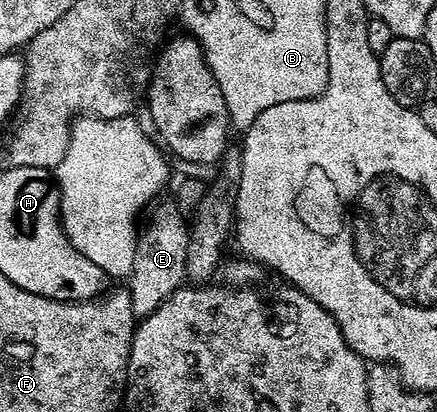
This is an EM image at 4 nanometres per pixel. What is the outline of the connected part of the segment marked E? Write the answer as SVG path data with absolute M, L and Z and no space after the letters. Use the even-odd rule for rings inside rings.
M161 199L147 213L148 225L145 228L143 225L139 233L132 274L126 280L126 291L130 294L132 312L137 318L152 316L164 302L186 284L189 225L186 223L185 213L180 212L175 199L163 200Z

